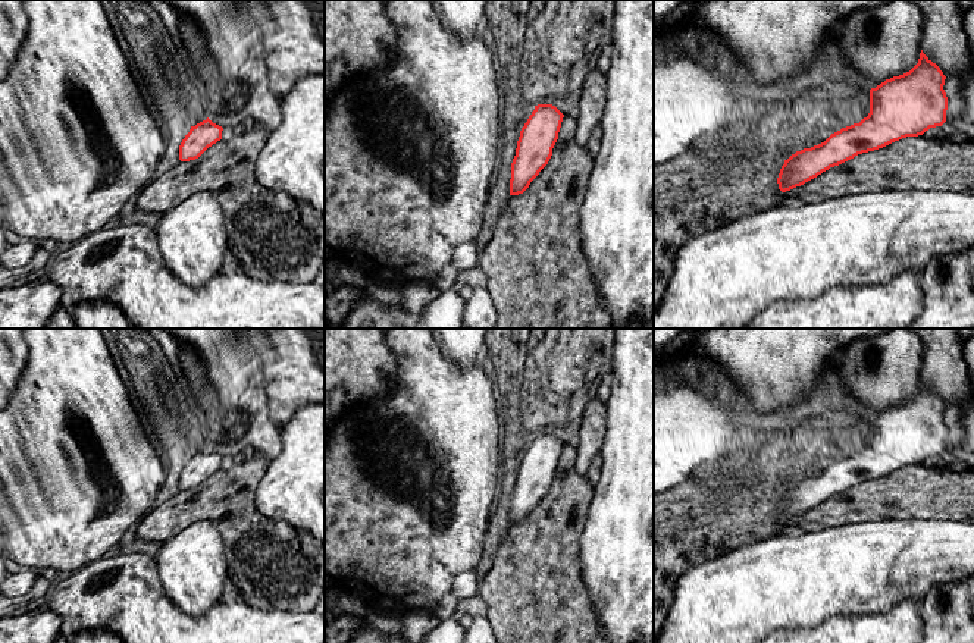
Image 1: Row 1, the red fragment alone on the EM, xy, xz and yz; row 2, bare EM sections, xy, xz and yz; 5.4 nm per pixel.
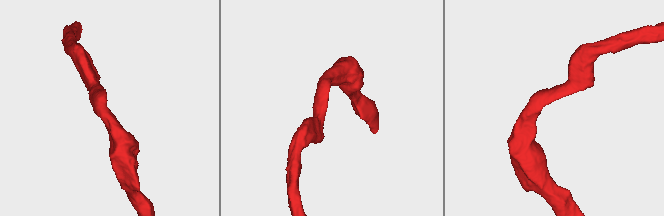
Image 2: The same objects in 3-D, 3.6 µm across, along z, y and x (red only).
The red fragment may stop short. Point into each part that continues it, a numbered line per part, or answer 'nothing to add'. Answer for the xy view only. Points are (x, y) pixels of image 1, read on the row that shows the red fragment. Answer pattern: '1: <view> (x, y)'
nothing to add

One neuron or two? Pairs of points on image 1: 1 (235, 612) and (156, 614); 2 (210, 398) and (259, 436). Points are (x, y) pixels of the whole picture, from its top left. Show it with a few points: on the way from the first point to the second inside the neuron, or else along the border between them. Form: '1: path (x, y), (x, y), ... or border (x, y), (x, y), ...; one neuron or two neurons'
1: path (216, 626), (175, 626); one neuron
2: path (215, 413), (232, 430), (244, 430); one neuron

